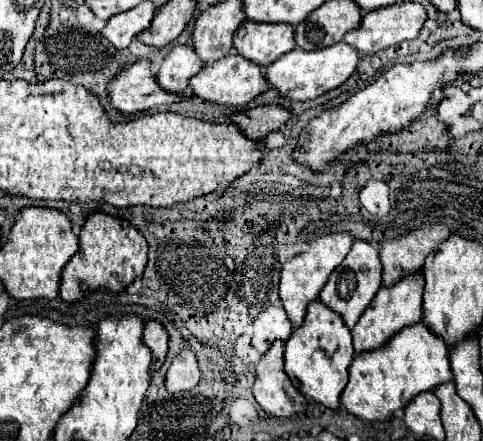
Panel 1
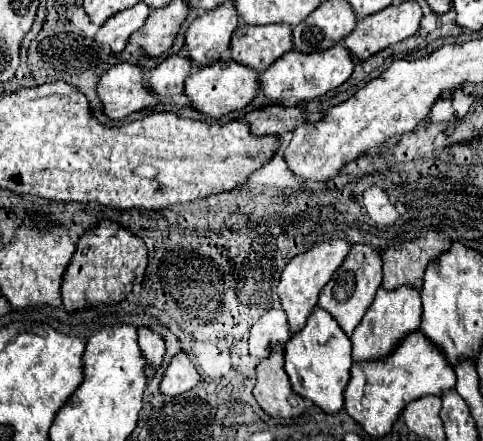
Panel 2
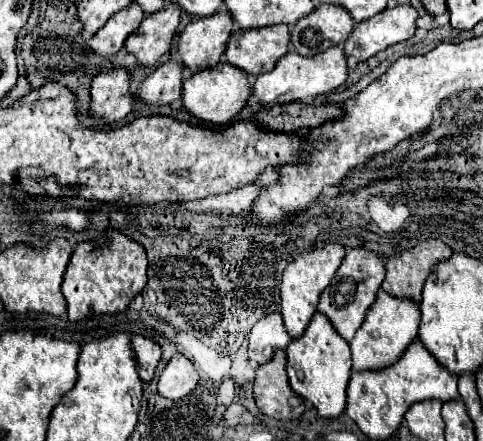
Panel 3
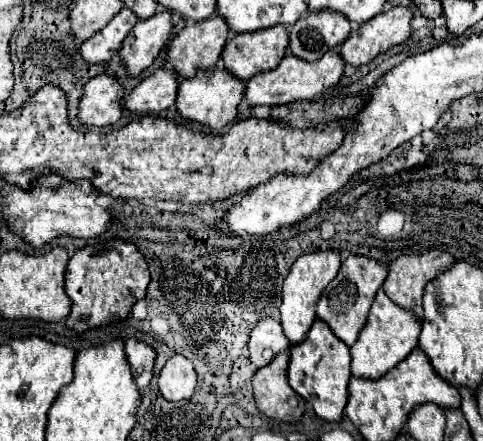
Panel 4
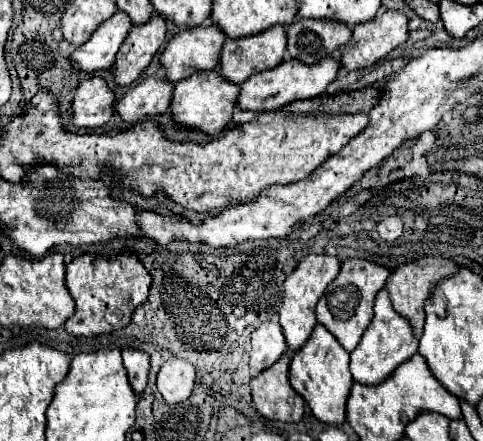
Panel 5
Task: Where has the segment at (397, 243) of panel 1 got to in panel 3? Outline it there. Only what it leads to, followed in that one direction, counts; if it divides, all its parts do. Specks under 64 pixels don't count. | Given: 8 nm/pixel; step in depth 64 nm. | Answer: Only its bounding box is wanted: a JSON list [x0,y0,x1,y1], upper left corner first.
[382,238,452,302]

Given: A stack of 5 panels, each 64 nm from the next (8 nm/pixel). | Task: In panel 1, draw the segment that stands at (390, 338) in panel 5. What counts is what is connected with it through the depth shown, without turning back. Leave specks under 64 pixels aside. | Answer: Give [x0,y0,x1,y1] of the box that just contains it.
[352,270,424,352]

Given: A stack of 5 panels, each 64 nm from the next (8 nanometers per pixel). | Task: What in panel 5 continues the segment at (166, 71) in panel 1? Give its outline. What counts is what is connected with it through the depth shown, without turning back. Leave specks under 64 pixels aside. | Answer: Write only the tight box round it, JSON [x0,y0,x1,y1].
[116,78,174,122]

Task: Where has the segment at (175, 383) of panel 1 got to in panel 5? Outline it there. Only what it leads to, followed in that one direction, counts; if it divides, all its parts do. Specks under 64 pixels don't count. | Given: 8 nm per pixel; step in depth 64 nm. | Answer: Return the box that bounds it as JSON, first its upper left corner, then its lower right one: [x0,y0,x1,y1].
[158,358,194,404]

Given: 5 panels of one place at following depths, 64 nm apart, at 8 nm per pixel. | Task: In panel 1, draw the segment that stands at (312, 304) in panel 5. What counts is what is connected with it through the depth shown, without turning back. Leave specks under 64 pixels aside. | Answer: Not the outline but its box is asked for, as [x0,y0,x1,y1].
[280,232,354,326]

